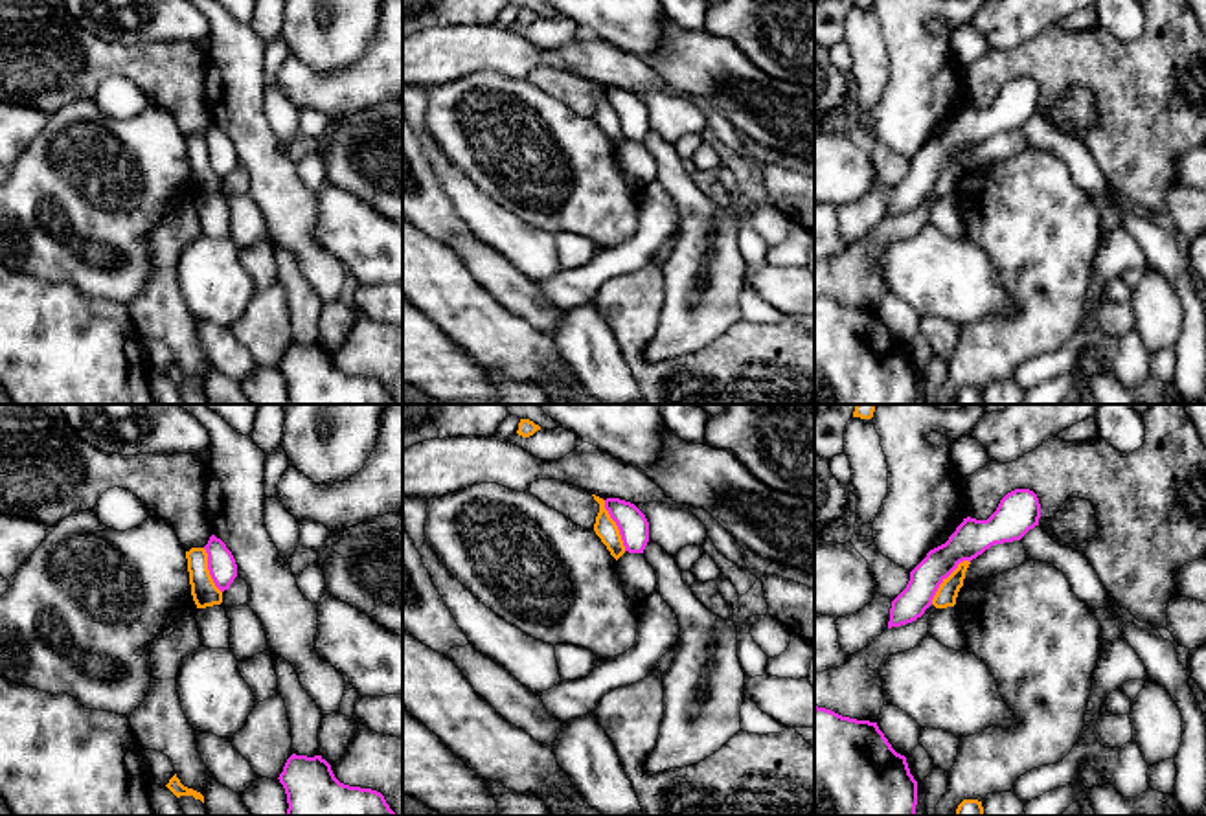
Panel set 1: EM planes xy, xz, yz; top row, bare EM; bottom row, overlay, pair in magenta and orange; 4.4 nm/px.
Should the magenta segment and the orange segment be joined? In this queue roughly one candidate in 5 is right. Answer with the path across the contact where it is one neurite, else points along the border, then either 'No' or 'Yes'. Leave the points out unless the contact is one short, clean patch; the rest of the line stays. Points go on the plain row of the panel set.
No

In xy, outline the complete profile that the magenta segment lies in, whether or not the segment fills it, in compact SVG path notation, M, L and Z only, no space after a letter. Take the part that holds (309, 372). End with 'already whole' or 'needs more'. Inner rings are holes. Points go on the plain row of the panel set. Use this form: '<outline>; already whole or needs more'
M292 342L278 368L287 382L287 404L395 404L381 380L340 371L322 344Z; already whole

